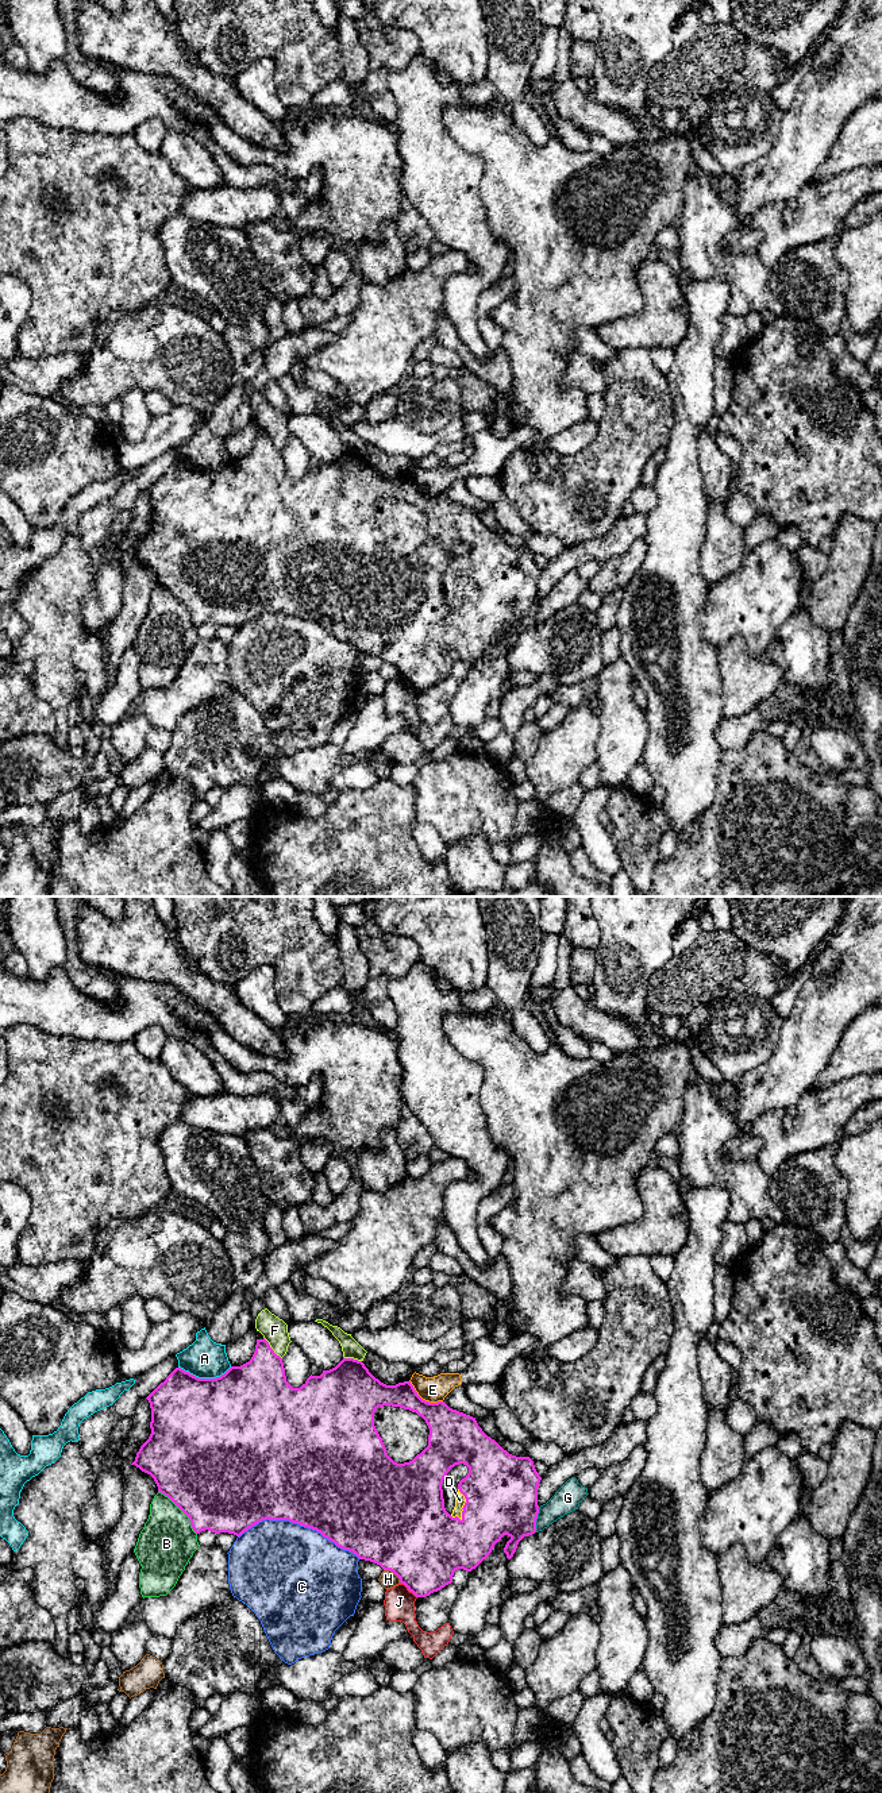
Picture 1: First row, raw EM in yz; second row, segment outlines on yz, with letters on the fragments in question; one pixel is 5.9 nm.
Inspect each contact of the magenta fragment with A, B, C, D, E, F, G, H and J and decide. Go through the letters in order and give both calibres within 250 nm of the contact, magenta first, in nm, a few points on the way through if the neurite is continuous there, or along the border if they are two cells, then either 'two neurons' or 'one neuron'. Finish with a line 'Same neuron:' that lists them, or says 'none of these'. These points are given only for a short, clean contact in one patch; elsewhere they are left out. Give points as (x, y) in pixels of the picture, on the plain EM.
A: 500/240 nm | two neurons
B: 500/340 nm | two neurons
C: 500/480 nm | two neurons
D: 440/60 nm | across yz (501, 582), (486, 597), (465, 597), (459, 593) | one neuron
E: 260/150 nm | two neurons
F: 340/160 nm | two neurons
G: 440/160 nm | two neurons
H: 500/100 nm | two neurons
J: 420/180 nm | along yz (401, 675), (416, 690) | two neurons
Same neuron: D

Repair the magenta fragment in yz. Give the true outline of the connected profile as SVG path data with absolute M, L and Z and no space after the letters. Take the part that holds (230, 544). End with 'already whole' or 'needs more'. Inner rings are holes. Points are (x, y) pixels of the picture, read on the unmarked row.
M257 432L255 444L251 452L240 459L231 459L224 467L216 471L199 471L181 460L176 460L163 475L161 475L147 490L151 501L151 527L136 545L135 558L142 564L150 567L158 585L167 589L190 613L196 626L212 624L215 626L228 625L240 629L244 624L262 613L289 613L300 618L316 622L338 640L354 645L359 652L380 658L384 663L393 664L400 675L416 690L425 690L440 683L452 675L454 664L463 662L471 664L492 645L494 637L504 628L511 632L504 640L507 651L511 652L519 635L536 625L536 612L539 606L538 581L542 570L535 562L529 550L516 550L504 543L494 532L488 529L478 518L475 510L450 501L444 494L430 496L423 493L415 483L411 474L386 478L375 471L362 454L344 451L332 462L323 463L320 469L309 469L300 481L293 481L285 469L282 451L274 446L269 435ZM392 498L409 502L421 509L428 521L428 539L412 554L397 556L386 545L386 540L374 518L374 505L378 500ZM463 556L469 566L458 577L455 599L450 608L444 601L442 577L447 566L455 558Z | needs more

